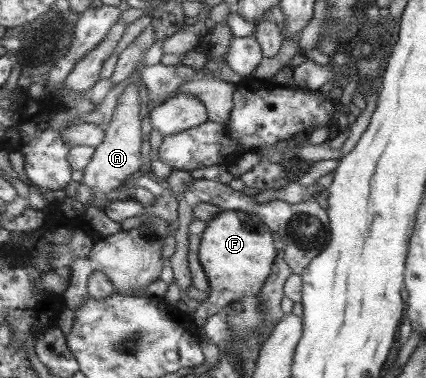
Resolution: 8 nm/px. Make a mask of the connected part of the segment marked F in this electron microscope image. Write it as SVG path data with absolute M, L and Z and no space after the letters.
M220 210L214 219L207 223L200 243L199 258L207 273L211 290L209 297L193 313L197 330L204 332L205 320L218 314L220 308L235 305L243 298L260 295L271 276L277 253L274 235L258 215L240 210Z

